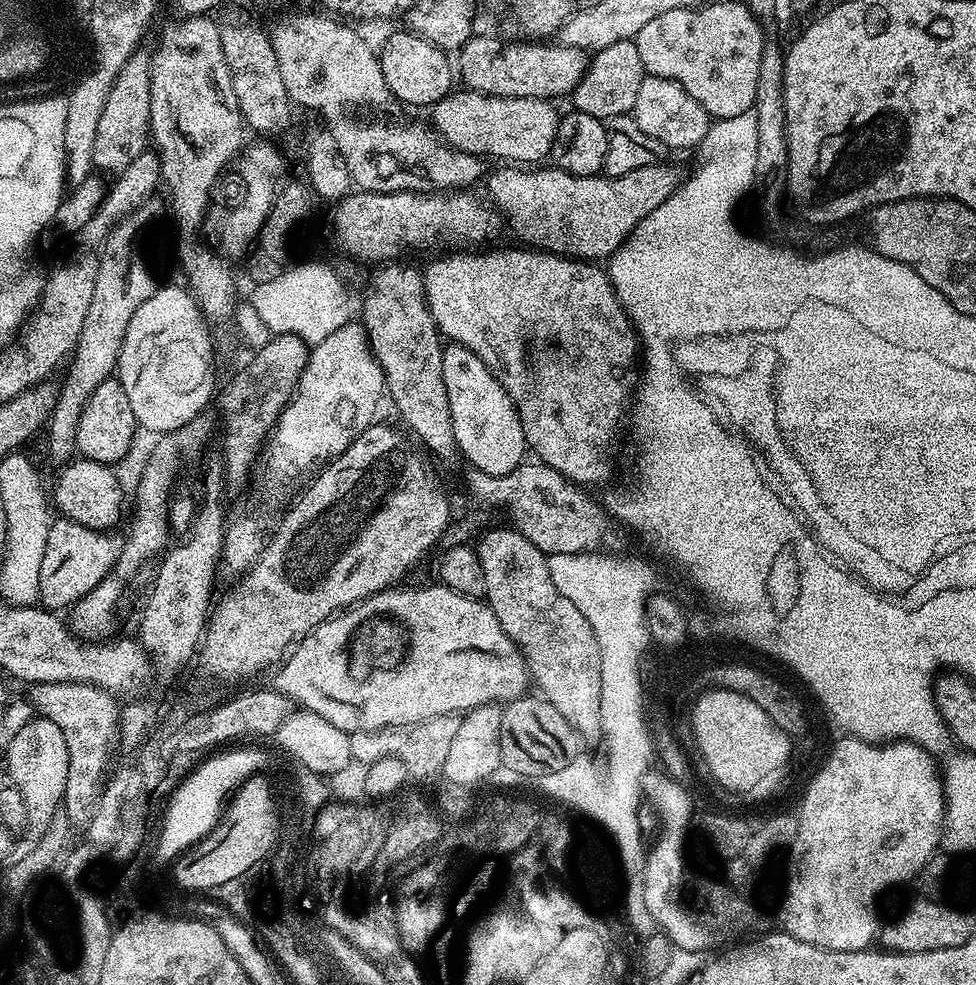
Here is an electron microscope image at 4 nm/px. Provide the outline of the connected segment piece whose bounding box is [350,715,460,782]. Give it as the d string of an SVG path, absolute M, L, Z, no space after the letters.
M455 715L436 716L420 724L377 733L375 737L365 732L353 732L350 734L352 756L357 763L364 766L387 757L395 758L404 768L408 778L414 782L432 776L437 777L446 762L454 734L459 730L459 724L460 720Z

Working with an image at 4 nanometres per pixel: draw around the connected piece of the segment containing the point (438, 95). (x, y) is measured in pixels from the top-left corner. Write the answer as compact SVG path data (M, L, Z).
M403 31L394 33L378 48L382 78L386 78L389 93L393 97L397 96L402 103L434 105L454 88L454 68L448 65L449 53L417 32Z

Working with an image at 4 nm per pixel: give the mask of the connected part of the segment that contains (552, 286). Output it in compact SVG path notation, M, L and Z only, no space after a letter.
M524 246L516 248L504 248L501 252L480 252L476 250L456 250L453 256L444 256L436 260L428 269L422 272L422 287L424 297L428 303L430 314L436 323L436 329L445 341L460 344L468 348L496 375L496 380L506 390L506 394L516 406L516 412L520 415L524 442L529 449L536 451L535 459L542 464L549 464L554 470L558 470L567 480L580 486L588 484L600 484L612 472L612 464L608 461L608 455L612 452L612 443L620 432L620 423L624 420L624 411L629 411L630 401L634 396L634 380L626 369L638 360L638 337L632 321L628 319L628 313L620 304L616 291L612 289L612 281L608 279L608 273L603 267L592 262L574 260L566 256L554 256L547 250L529 250Z

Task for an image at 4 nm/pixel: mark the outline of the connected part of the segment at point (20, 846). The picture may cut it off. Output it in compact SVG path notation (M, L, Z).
M36 716L12 738L4 757L11 778L9 781L23 795L28 811L28 824L12 845L10 856L15 861L34 851L39 840L53 831L52 819L62 808L67 786L69 756L62 730L47 718Z

